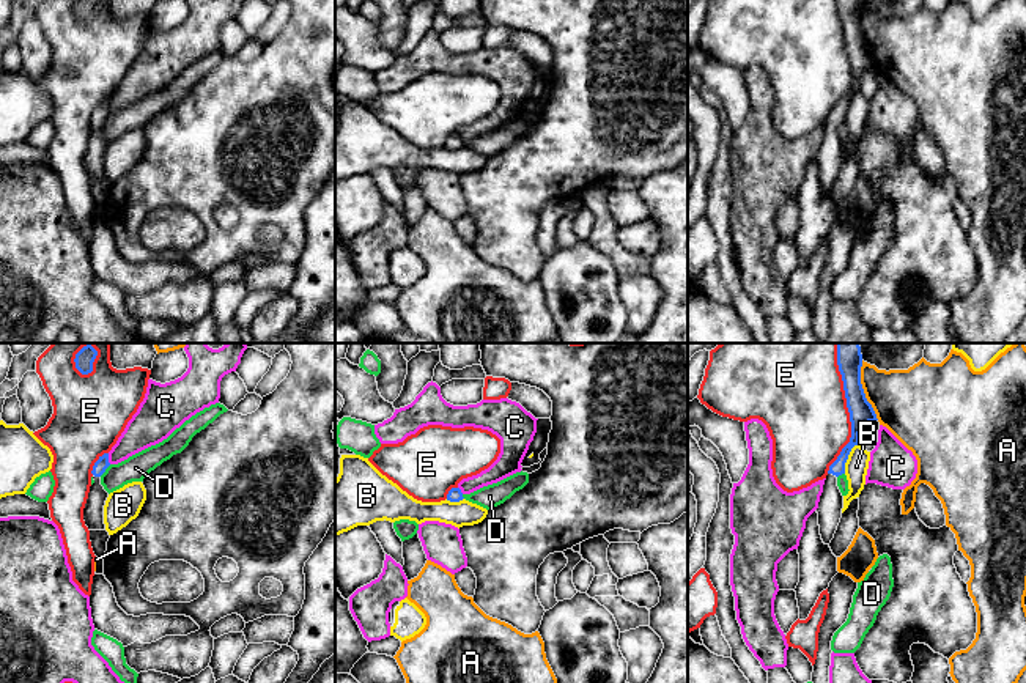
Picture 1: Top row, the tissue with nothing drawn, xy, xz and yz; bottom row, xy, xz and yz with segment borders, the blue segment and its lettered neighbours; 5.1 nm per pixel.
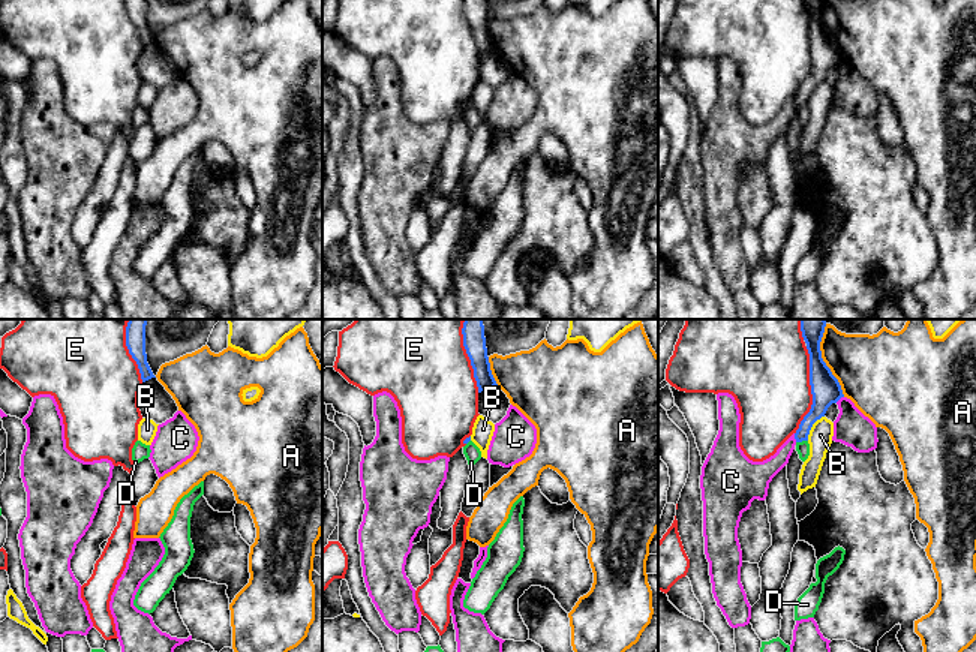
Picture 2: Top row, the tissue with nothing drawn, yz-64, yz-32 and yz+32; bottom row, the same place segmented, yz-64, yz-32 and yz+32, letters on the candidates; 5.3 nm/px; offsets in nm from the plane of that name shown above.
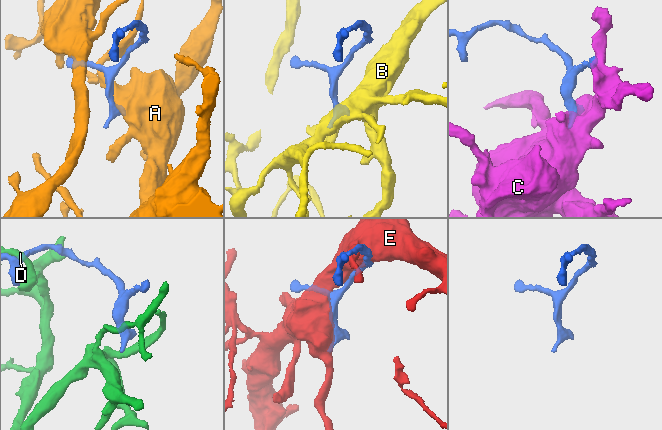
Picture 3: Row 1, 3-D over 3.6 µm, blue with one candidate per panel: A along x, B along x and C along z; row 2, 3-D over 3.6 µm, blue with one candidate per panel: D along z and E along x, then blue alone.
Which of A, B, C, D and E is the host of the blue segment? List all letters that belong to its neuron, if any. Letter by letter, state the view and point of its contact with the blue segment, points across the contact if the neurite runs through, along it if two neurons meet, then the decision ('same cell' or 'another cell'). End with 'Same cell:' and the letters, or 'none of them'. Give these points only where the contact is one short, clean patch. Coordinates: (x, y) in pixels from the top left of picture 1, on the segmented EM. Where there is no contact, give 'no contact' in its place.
A: yz (863, 391) | another cell
B: yz (847, 458) | along yz (858, 443), (848, 455), (844, 472) | another cell
C: xy (107, 458) | another cell
D: xy (104, 471) | another cell
E: yz (847, 406) | another cell
Same cell: none of them

